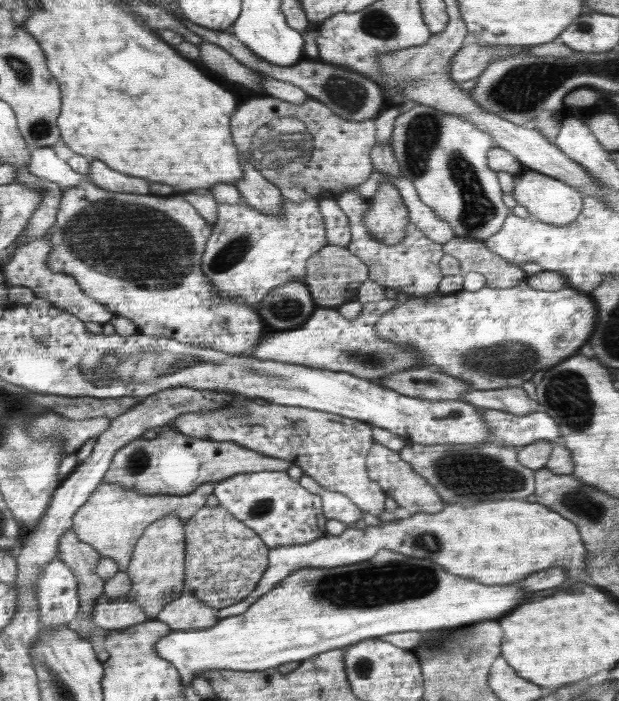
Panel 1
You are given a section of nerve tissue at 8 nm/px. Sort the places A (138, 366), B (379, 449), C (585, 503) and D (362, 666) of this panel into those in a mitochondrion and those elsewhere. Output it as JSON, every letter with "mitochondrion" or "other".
{"A":"mitochondrion","B":"other","C":"mitochondrion","D":"mitochondrion"}

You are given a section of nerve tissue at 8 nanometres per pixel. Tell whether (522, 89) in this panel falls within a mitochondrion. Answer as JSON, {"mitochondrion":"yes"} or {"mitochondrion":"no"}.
{"mitochondrion":"yes"}

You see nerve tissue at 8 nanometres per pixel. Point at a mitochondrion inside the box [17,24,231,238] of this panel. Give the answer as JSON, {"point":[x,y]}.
{"point":[39,128]}

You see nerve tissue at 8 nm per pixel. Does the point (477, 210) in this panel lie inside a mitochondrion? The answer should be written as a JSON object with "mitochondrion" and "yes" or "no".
{"mitochondrion":"yes"}

